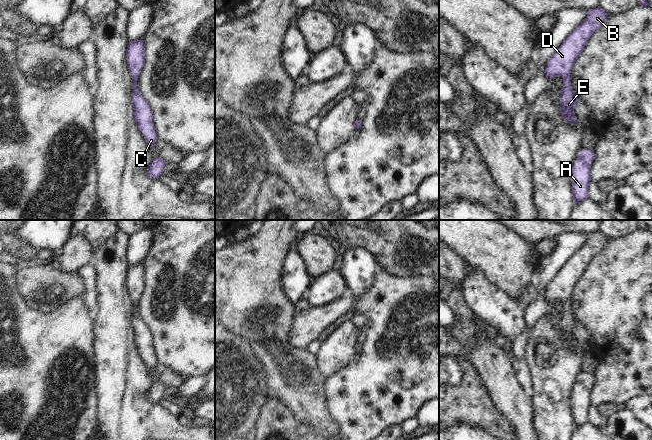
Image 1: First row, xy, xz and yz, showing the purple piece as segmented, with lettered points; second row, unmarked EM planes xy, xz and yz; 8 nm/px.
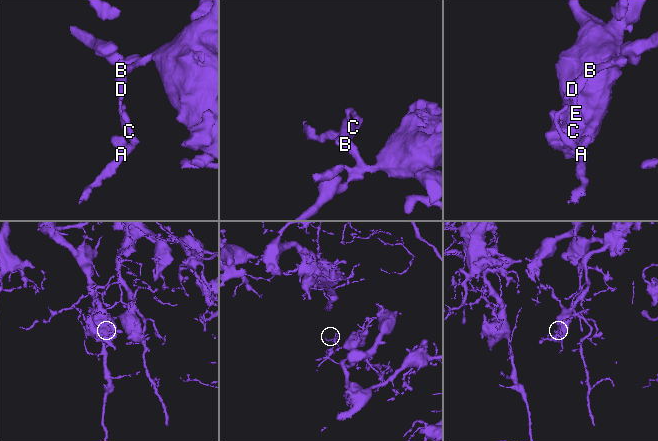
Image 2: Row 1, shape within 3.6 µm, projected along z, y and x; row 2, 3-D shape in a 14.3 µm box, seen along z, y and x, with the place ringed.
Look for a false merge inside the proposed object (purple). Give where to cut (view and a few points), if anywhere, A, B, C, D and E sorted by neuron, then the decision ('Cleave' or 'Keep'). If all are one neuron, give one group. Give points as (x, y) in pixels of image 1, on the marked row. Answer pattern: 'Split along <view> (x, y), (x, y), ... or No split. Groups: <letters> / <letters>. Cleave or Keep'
No split. Groups: A B C D E. Keep

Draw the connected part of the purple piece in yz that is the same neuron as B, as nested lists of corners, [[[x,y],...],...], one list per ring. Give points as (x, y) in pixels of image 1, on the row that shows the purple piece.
[[[601,7],[591,9],[587,15],[586,20],[567,36],[551,56],[545,68],[547,78],[551,79],[558,75],[563,78],[560,110],[563,119],[572,124],[576,122],[574,108],[579,103],[579,99],[572,89],[571,70],[578,56],[584,51],[590,37],[603,26],[608,17]]]

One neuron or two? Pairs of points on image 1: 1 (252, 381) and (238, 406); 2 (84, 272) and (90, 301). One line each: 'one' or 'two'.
1: one
2: one

